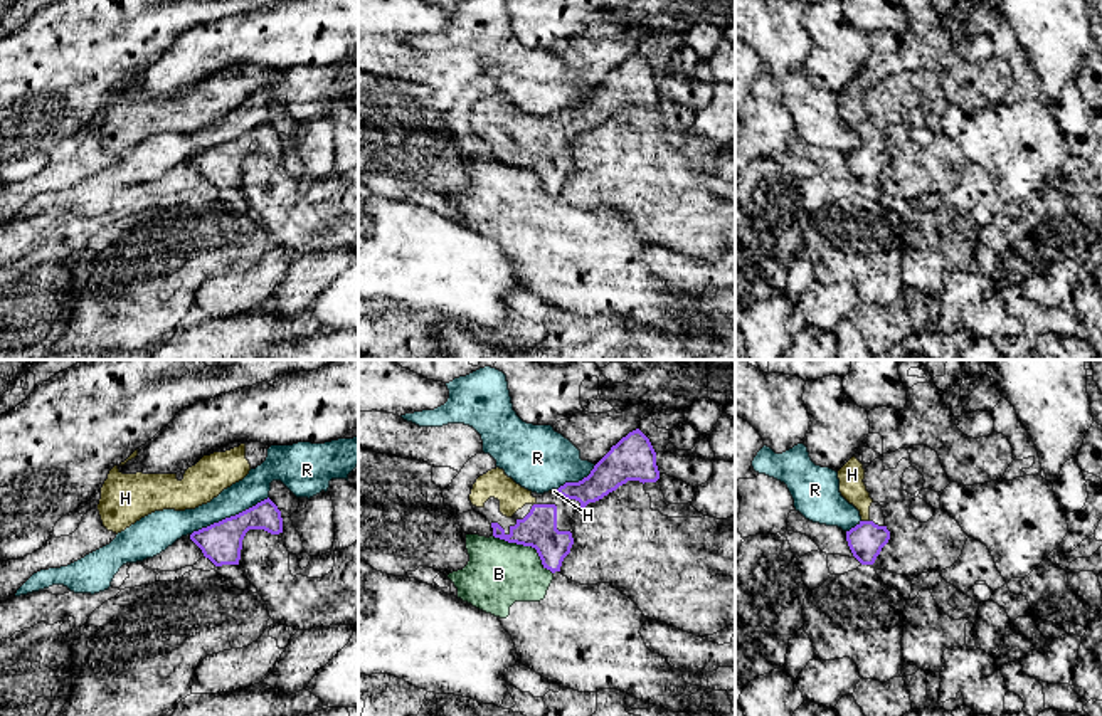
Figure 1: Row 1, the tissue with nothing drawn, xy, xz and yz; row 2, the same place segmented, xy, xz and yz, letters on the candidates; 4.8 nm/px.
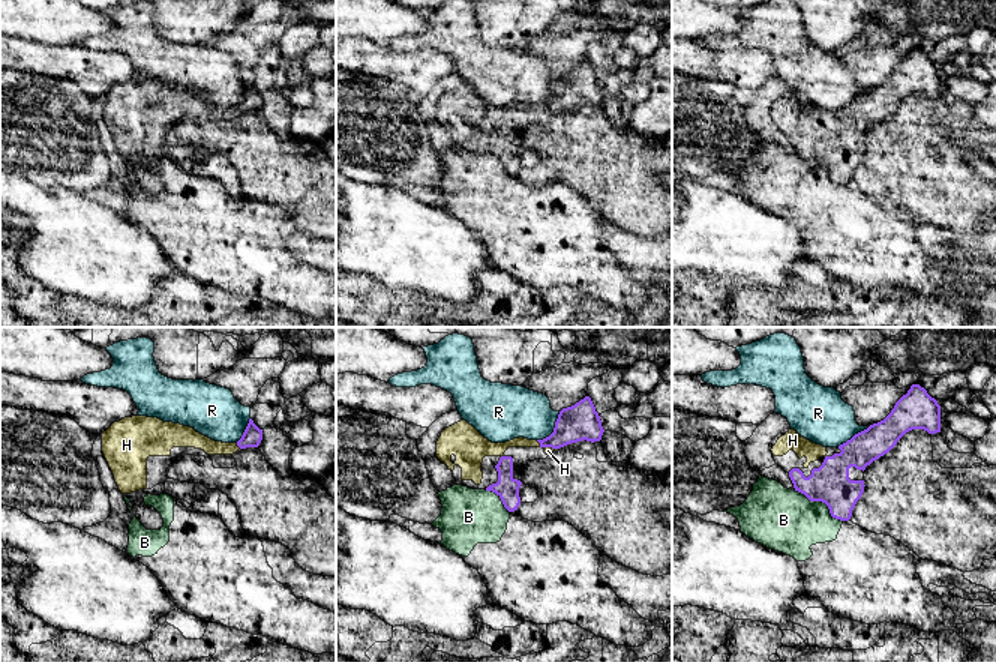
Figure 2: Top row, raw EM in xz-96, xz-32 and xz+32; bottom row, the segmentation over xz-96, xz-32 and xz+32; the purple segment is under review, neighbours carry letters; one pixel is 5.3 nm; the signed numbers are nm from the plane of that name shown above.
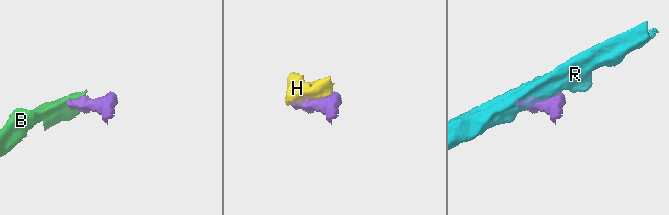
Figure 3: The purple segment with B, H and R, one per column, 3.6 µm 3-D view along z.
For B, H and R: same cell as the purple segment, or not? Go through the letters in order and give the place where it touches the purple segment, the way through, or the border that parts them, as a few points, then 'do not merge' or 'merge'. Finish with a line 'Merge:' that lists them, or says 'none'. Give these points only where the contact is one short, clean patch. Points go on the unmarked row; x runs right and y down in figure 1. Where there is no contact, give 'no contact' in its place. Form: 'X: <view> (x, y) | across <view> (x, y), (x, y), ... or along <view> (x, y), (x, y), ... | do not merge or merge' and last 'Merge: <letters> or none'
B: xz (527, 168) | along xz (493, 158), (530, 168), (552, 197) | do not merge
H: yz (865, 145) | merge
R: xy (231, 140) | do not merge
Merge: H

